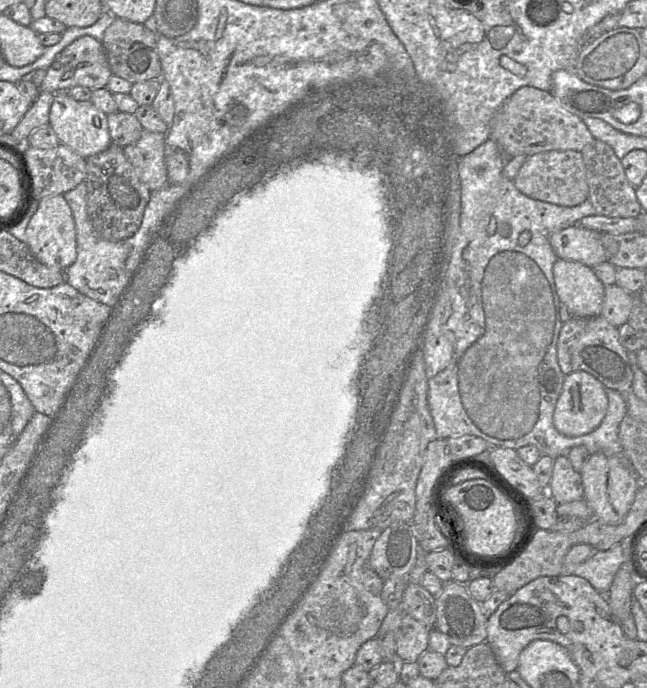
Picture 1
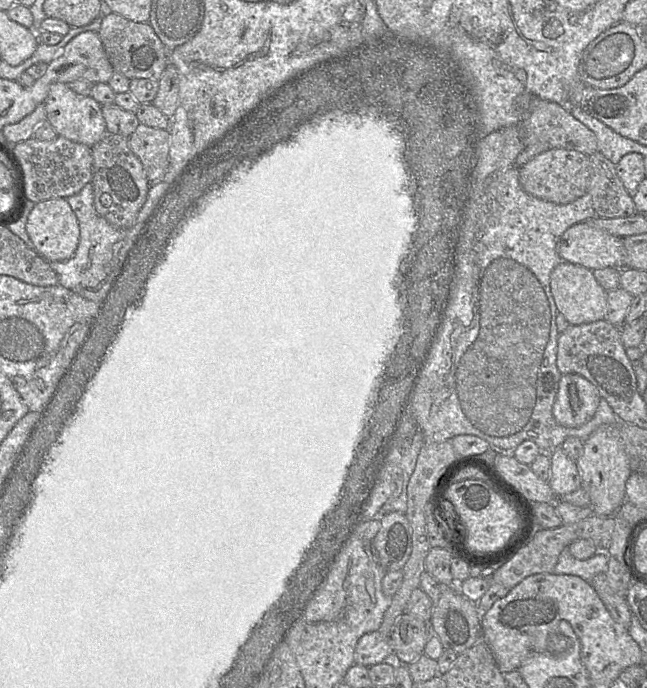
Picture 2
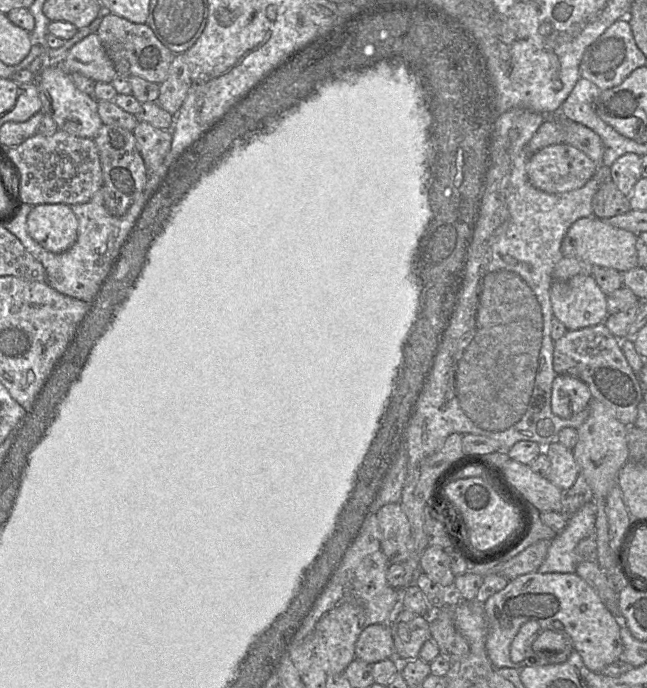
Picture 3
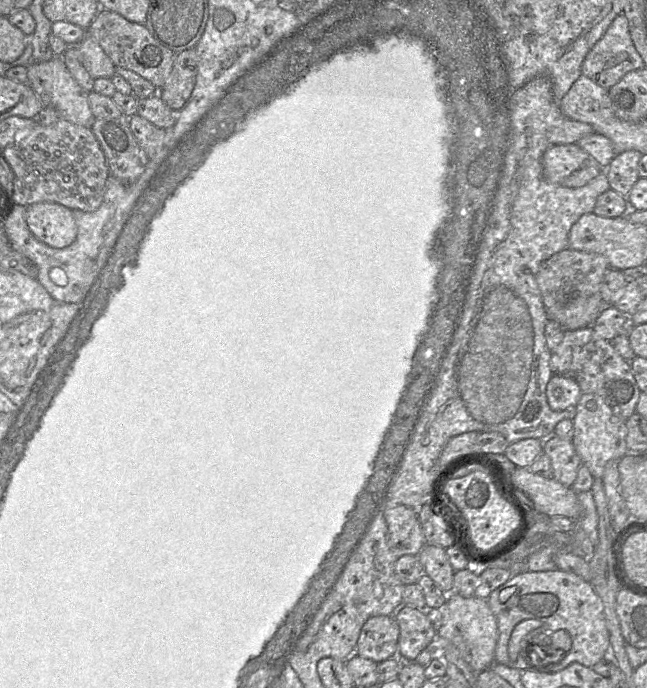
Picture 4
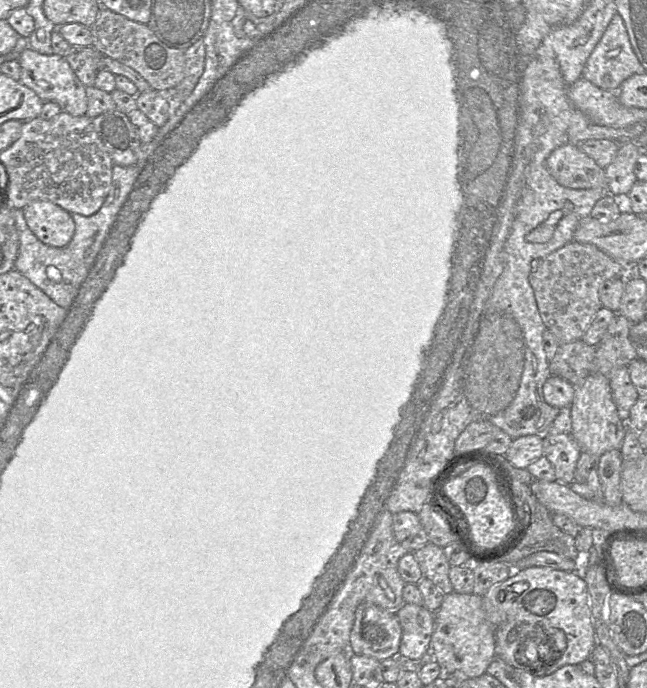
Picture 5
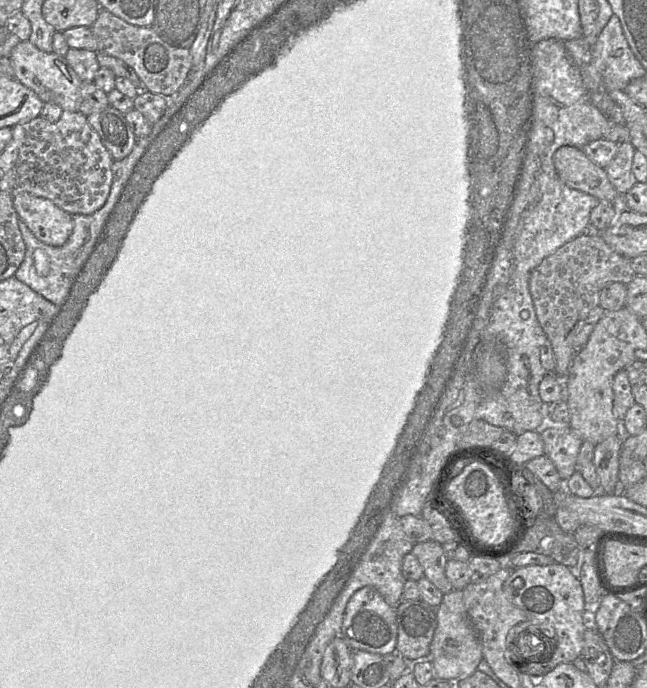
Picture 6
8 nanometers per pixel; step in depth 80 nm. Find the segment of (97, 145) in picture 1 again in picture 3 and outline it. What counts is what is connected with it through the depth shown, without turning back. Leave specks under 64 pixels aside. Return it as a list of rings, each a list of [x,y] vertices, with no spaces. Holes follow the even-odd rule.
[[[53,64],[35,76],[38,86],[42,111],[49,114],[59,130],[82,138],[94,139],[103,122],[98,114],[97,100],[94,96],[80,91],[73,83],[71,76],[58,64]]]

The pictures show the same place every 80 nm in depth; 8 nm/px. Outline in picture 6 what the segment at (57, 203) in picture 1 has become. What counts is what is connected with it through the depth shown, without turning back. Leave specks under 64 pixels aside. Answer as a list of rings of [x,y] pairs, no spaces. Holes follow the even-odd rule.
[[[22,192],[13,197],[14,209],[34,236],[51,246],[62,246],[73,230],[72,215],[51,200]]]

